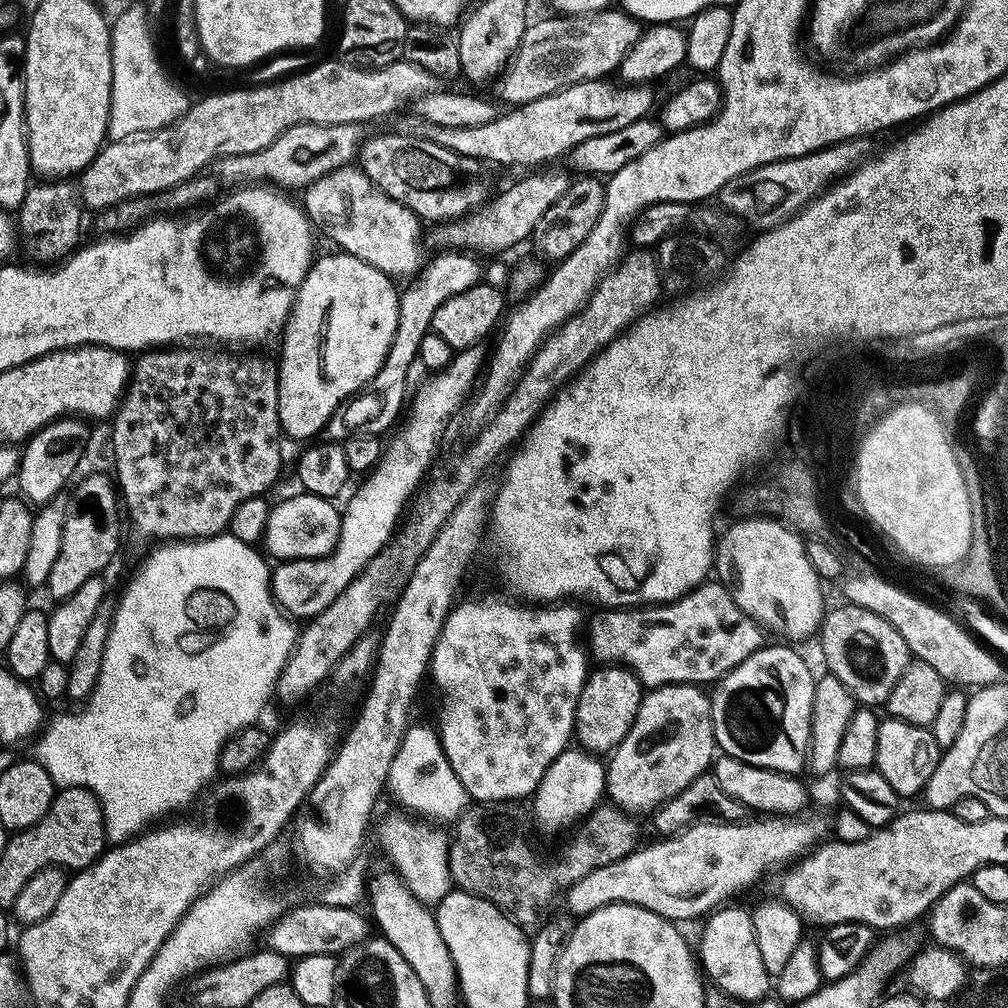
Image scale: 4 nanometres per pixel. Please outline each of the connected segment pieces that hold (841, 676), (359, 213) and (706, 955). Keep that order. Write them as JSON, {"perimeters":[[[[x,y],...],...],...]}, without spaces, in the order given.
{"perimeters":[[[[841,603],[841,608],[829,607],[824,613],[823,621],[818,629],[818,641],[824,651],[824,660],[828,663],[827,671],[856,700],[857,705],[873,710],[887,705],[890,690],[902,678],[902,674],[910,663],[910,653],[902,634],[886,622],[886,618],[878,618],[870,610],[857,604]]],[[[359,166],[339,168],[303,189],[302,207],[309,220],[336,243],[335,247],[362,258],[389,278],[412,278],[424,268],[426,255],[419,244],[420,217],[394,198],[387,196]]],[[[730,907],[716,908],[703,921],[705,924],[704,933],[700,936],[700,952],[698,948],[699,963],[707,979],[712,979],[711,983],[727,996],[743,1002],[765,999],[770,992],[770,977],[766,966],[762,966],[762,953],[758,950],[758,938],[754,938],[751,911],[747,907]]]]}

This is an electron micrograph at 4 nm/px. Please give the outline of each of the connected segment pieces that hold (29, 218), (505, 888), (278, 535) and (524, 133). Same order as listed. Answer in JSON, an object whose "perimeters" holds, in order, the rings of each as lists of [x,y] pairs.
{"perimeters":[[[[67,179],[40,180],[31,183],[18,205],[16,222],[21,235],[35,236],[26,250],[33,263],[50,266],[72,254],[79,247],[82,228],[82,201],[77,185]]],[[[476,802],[465,808],[461,816],[455,817],[456,829],[450,832],[448,841],[448,869],[452,875],[453,885],[459,891],[469,892],[478,898],[486,898],[525,930],[541,923],[540,915],[555,902],[556,895],[559,897],[566,893],[568,888],[574,886],[592,870],[626,858],[635,852],[641,843],[640,828],[636,825],[637,817],[622,808],[617,808],[611,802],[604,802],[575,825],[572,833],[576,833],[561,846],[556,860],[536,861],[536,852],[532,849],[531,842],[524,837],[523,822],[518,817],[511,816],[504,808],[507,807],[496,802]]],[[[297,491],[297,496],[288,496],[285,500],[273,503],[268,509],[268,521],[262,537],[263,551],[269,552],[280,562],[299,562],[301,560],[321,560],[335,549],[340,533],[339,507],[333,501],[315,496],[309,492]]],[[[607,79],[603,80],[587,80],[586,82],[578,82],[574,86],[569,88],[564,88],[560,92],[555,92],[554,94],[548,94],[546,98],[538,98],[534,102],[529,104],[517,104],[515,106],[509,107],[504,113],[504,111],[497,115],[495,120],[486,122],[486,126],[464,126],[462,128],[447,128],[446,126],[438,126],[437,124],[424,124],[422,130],[423,139],[433,140],[438,146],[446,146],[446,150],[454,150],[454,154],[459,156],[465,156],[466,158],[474,158],[483,162],[485,165],[491,166],[491,164],[506,164],[514,168],[528,168],[524,170],[532,170],[537,166],[548,166],[553,162],[551,160],[556,160],[559,156],[567,157],[574,146],[578,146],[582,142],[586,142],[588,138],[594,138],[598,134],[610,134],[614,130],[622,130],[626,126],[630,126],[630,122],[638,122],[639,120],[645,119],[649,115],[648,112],[652,108],[652,92],[651,87],[648,86],[619,86],[620,88],[615,88],[614,85],[608,84]]]]}

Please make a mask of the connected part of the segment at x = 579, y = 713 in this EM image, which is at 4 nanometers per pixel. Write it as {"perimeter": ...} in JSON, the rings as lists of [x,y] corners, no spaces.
{"perimeter":[[[600,666],[589,675],[576,707],[574,740],[581,749],[593,754],[611,753],[626,738],[638,714],[642,685],[628,668]]]}

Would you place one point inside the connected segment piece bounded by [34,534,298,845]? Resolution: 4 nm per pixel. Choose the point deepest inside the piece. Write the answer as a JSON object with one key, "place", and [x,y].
{"place":[197,643]}

